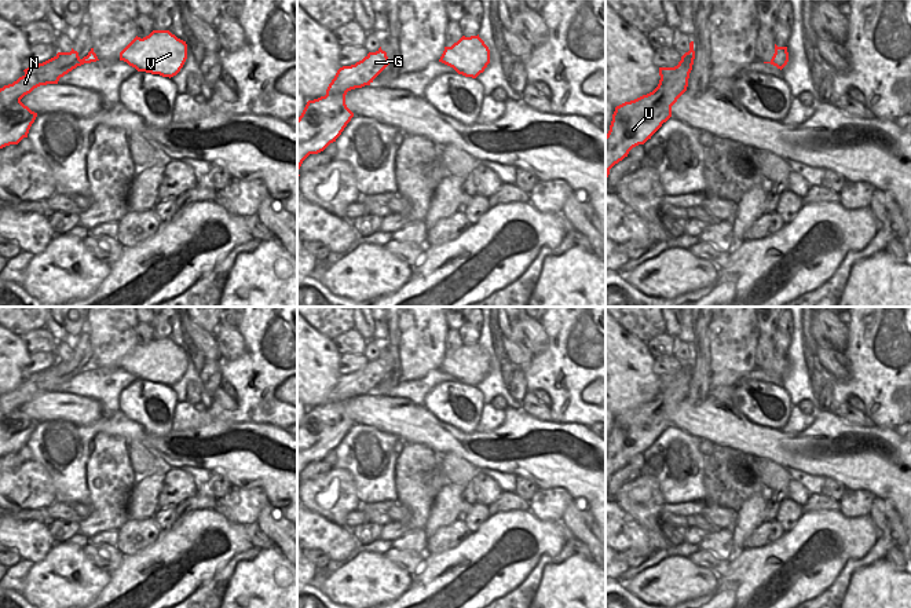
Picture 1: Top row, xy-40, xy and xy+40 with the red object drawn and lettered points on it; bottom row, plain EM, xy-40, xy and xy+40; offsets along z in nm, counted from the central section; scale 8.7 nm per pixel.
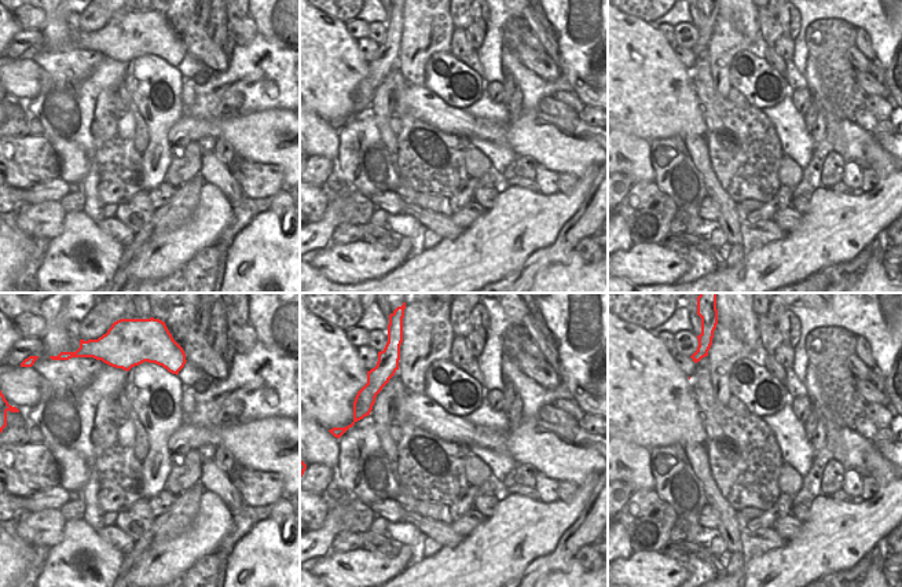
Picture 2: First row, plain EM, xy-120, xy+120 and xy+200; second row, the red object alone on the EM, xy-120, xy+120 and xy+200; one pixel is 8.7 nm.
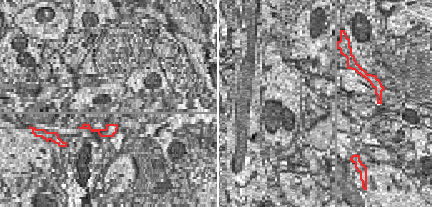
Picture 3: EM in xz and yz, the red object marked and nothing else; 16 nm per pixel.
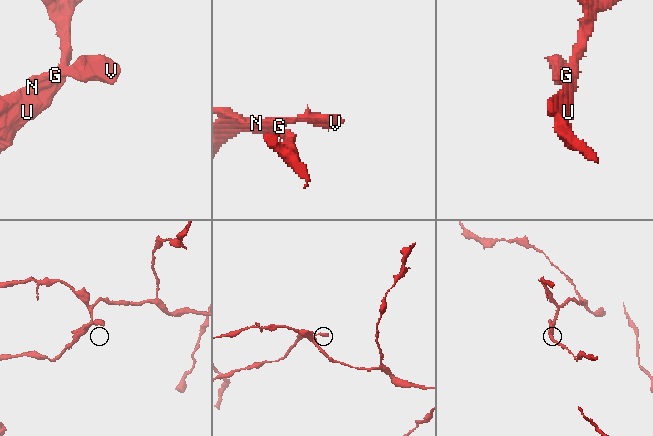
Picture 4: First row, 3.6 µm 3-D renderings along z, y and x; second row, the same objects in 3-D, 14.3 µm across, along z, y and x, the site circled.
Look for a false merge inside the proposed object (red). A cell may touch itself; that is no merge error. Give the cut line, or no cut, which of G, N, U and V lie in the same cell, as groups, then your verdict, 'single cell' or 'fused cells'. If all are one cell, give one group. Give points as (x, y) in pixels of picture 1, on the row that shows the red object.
cut in xy-40 along (43, 62), (48, 68), (66, 73); G V / N U; fused cells

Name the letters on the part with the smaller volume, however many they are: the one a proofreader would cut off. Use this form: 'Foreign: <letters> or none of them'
Foreign: G, V

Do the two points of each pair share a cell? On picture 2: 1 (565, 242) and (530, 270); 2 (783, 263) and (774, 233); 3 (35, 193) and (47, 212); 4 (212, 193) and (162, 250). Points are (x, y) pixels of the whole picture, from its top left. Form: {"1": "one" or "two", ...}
{"1": "one", "2": "two", "3": "two", "4": "one"}

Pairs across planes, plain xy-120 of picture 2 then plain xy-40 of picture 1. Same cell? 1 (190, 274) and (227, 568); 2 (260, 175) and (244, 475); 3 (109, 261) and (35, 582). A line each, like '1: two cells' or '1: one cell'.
1: one cell
2: two cells
3: one cell

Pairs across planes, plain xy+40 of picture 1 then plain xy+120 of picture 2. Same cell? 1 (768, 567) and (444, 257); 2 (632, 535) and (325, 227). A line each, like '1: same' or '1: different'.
1: same
2: different

